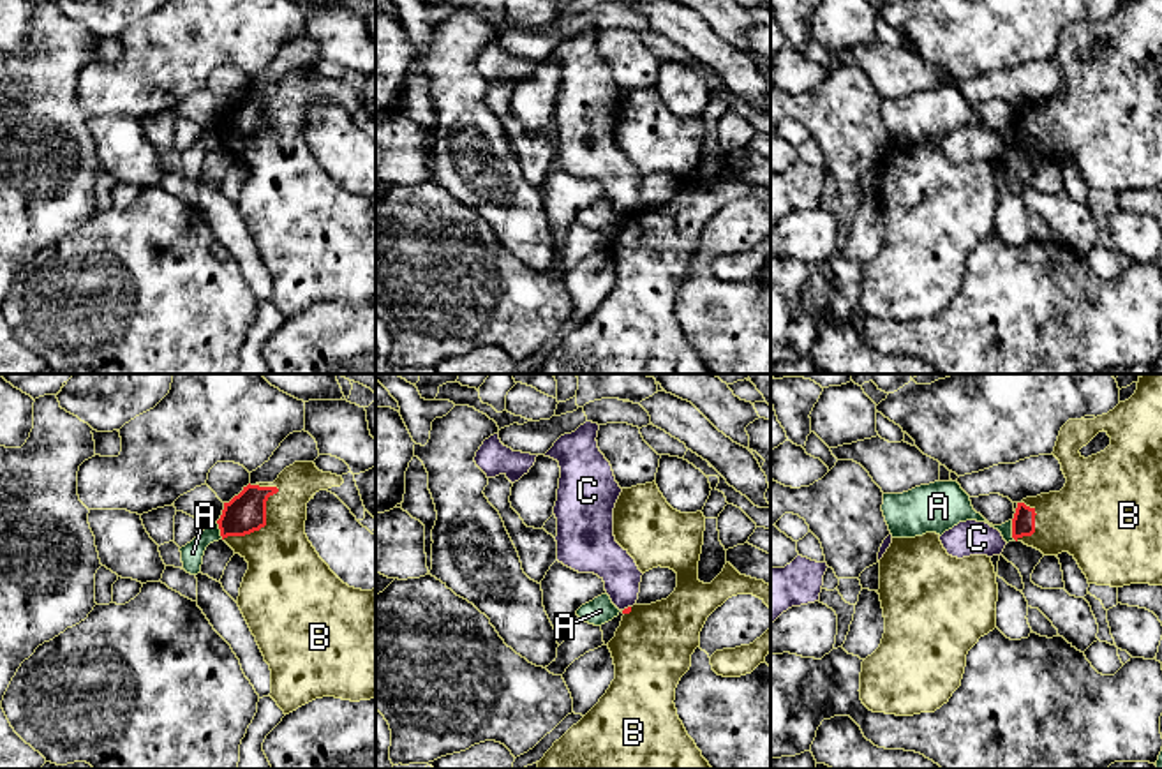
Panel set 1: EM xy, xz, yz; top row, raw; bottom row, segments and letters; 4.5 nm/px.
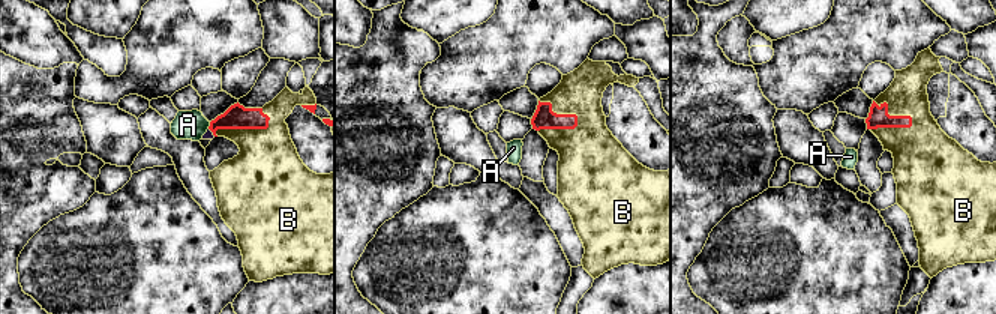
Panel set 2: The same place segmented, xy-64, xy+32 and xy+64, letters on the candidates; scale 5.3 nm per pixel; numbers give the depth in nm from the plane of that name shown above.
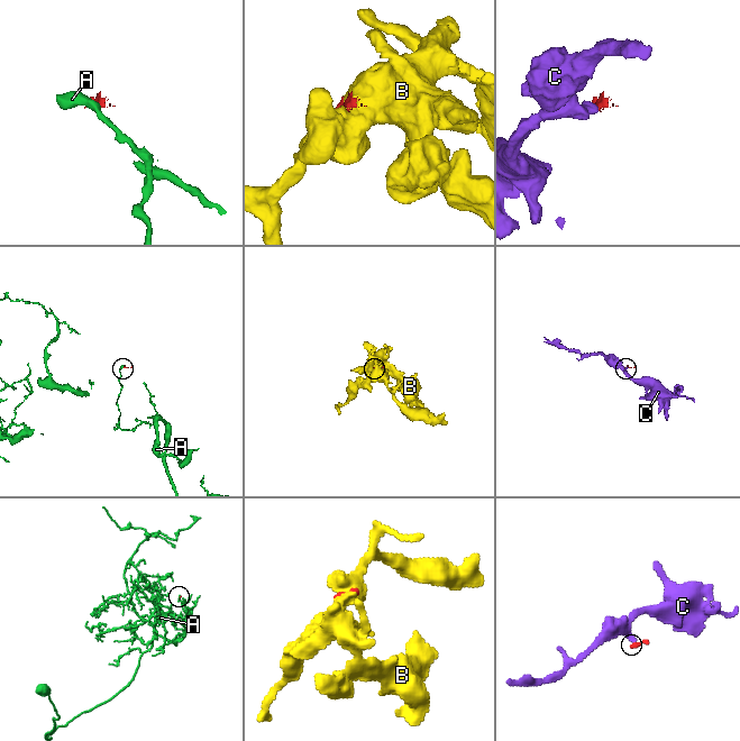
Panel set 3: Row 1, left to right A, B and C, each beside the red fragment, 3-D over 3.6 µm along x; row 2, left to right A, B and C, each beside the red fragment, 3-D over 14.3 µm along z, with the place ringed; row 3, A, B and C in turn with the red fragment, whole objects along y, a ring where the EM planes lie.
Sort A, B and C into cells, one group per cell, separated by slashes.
A / B / C

